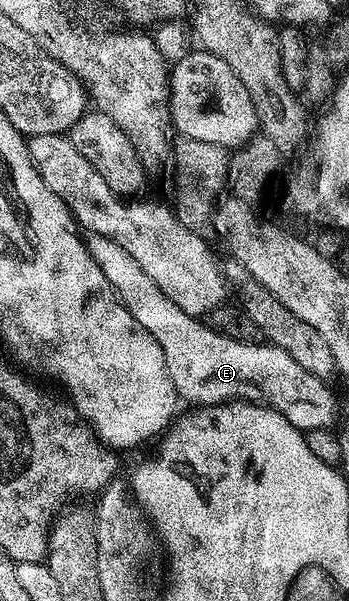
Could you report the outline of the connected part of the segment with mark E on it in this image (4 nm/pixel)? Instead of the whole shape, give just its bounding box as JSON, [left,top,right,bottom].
[88,237,333,432]

